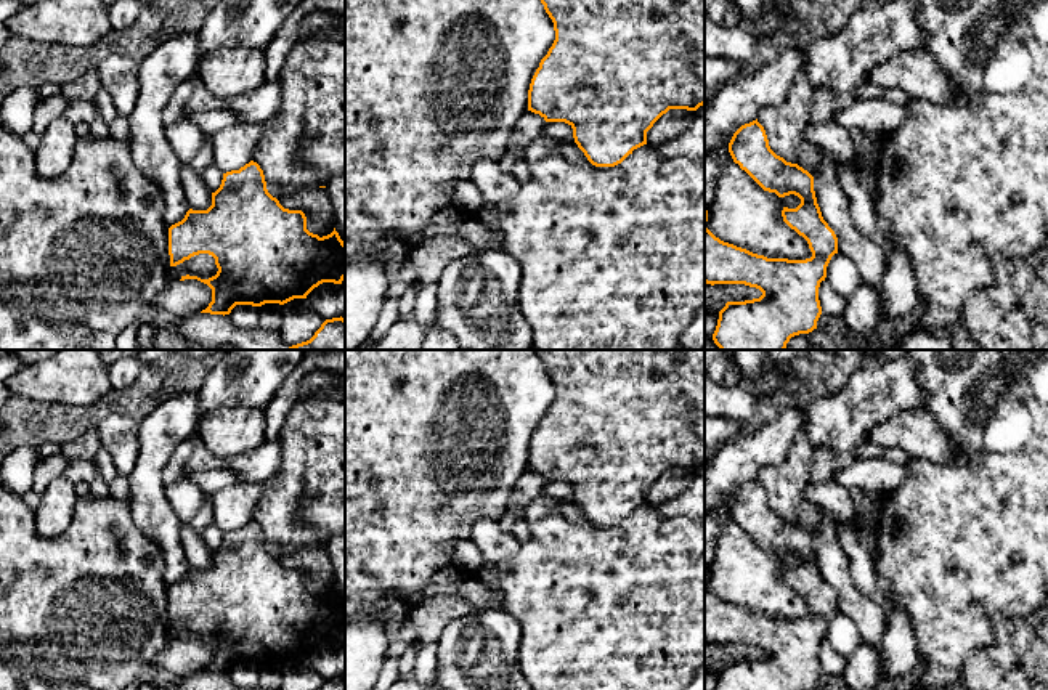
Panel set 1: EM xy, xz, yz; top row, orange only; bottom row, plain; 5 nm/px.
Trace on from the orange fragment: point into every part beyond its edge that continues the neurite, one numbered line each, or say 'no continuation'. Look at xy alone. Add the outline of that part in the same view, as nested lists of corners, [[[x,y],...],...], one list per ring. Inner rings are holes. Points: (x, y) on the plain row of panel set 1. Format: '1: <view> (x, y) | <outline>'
no continuation

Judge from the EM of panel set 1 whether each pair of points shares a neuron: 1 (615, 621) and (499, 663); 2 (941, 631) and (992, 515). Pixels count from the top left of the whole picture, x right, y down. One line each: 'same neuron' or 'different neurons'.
1: different neurons
2: same neuron

